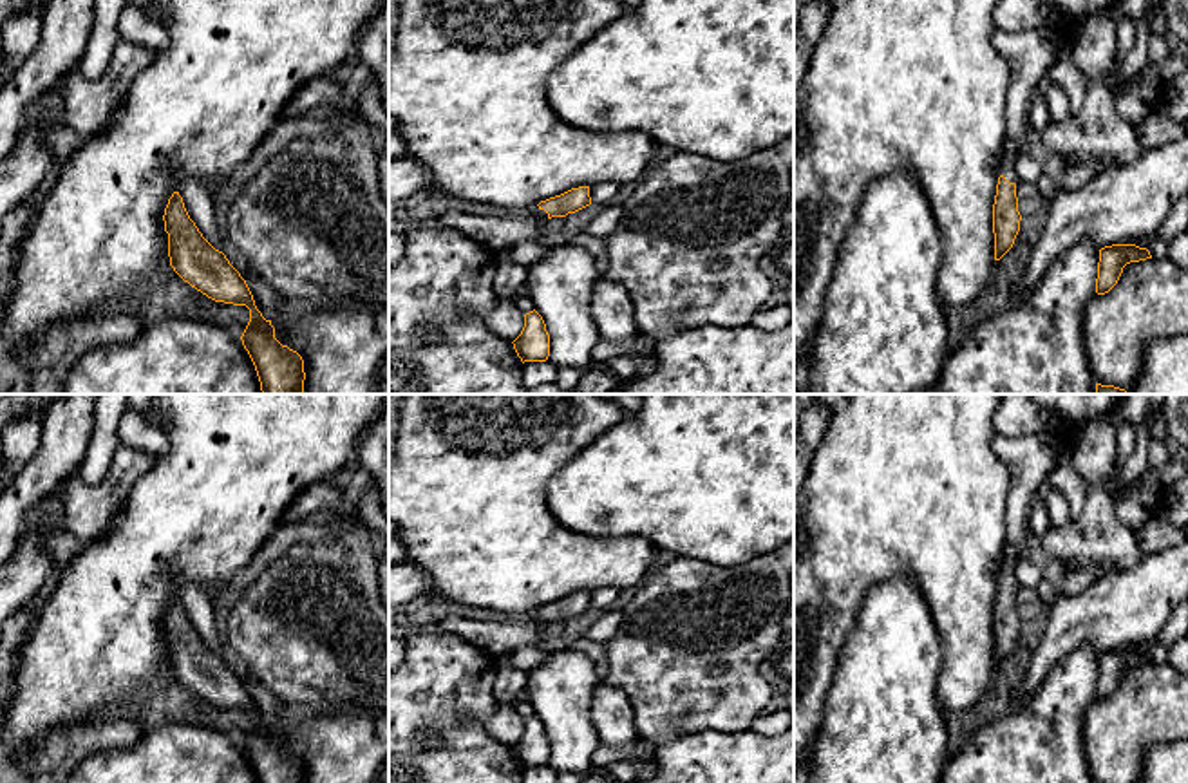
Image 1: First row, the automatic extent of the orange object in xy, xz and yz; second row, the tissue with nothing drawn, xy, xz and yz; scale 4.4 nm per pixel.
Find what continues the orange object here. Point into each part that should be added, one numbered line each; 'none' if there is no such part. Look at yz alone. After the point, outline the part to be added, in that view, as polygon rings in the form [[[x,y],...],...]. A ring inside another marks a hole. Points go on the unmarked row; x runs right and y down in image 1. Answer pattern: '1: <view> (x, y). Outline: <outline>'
1: yz (1008, 574). Outline: [[[1023,550],[1004,559],[1004,566],[1002,566],[1002,571],[1000,571],[1000,580],[1004,580],[1009,588],[1014,588],[1014,590],[1022,588],[1022,584],[1016,579],[1016,564],[1018,564],[1022,555],[1023,555]]]

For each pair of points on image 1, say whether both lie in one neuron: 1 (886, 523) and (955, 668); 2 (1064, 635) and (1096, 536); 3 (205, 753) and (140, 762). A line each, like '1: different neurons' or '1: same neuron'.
1: same neuron
2: different neurons
3: same neuron

